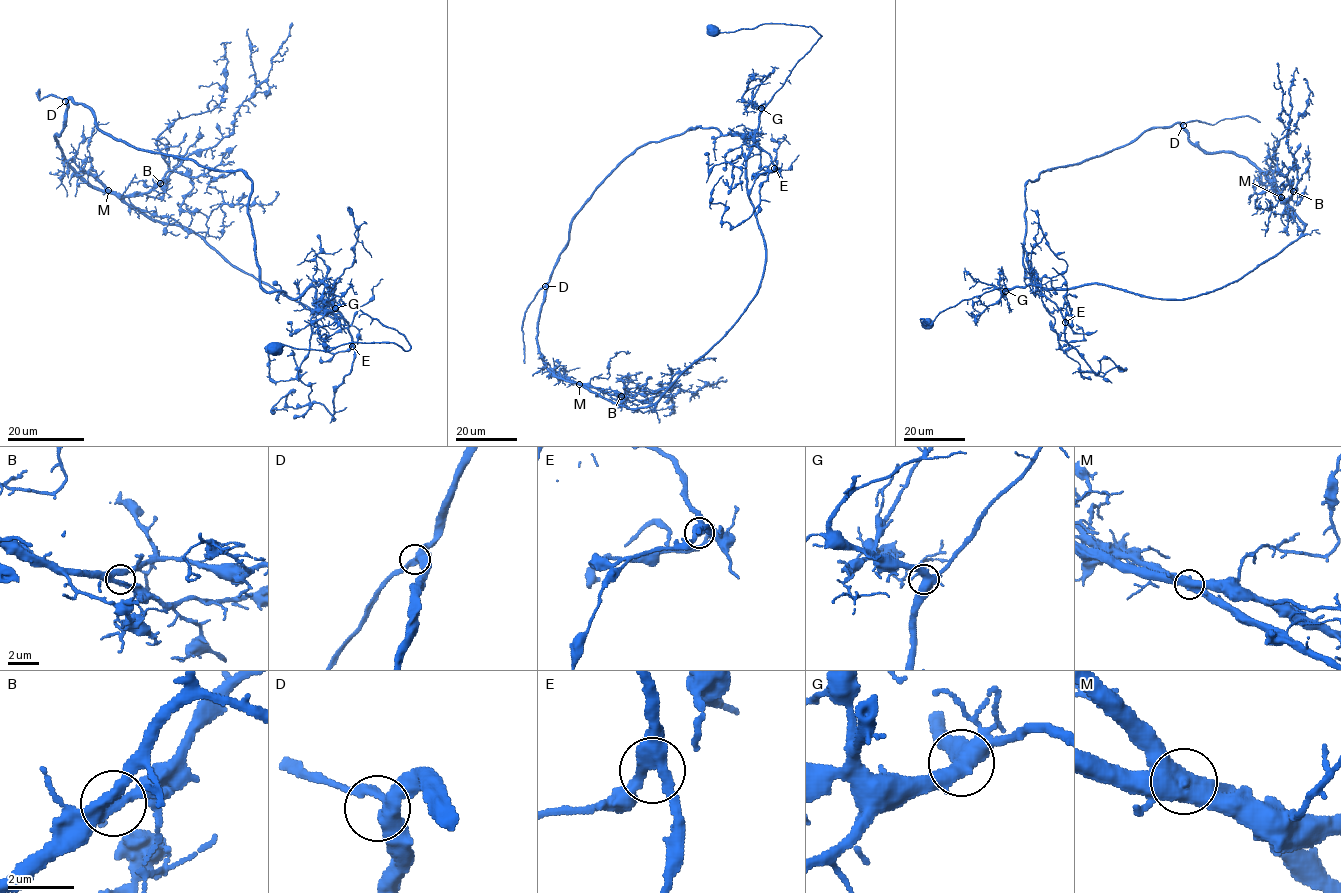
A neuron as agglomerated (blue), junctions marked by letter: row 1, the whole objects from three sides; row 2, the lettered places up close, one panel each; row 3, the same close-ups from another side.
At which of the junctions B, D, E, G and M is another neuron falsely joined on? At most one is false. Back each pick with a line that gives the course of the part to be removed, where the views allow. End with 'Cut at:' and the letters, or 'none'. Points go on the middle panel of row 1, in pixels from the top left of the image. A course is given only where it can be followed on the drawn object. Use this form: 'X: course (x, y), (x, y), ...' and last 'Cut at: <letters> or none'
M: course (579, 384), (652, 406), (758, 289), (765, 243), (746, 158), (760, 111), (821, 36), (706, 27)
Cut at: M

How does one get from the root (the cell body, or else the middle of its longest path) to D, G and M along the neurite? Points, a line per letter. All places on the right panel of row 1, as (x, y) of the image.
D: (929, 324), (920, 318), (930, 325), (994, 288), (1035, 290), (1023, 262), (1028, 180), (1151, 128), (1183, 125)
G: (929, 324), (930, 321), (924, 325), (920, 318), (930, 325), (941, 312), (963, 300), (994, 288), (1005, 291)
M: (929, 324), (920, 318), (930, 325), (998, 288), (1211, 292), (1301, 234), (1281, 197)

